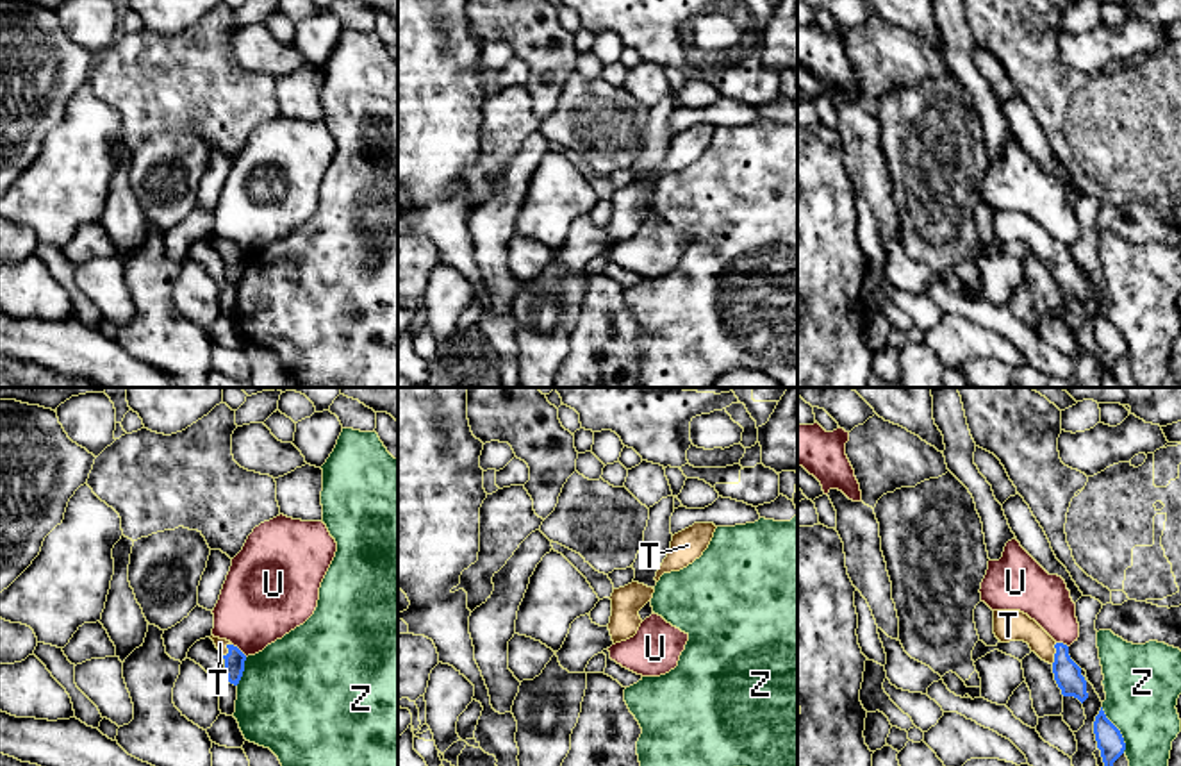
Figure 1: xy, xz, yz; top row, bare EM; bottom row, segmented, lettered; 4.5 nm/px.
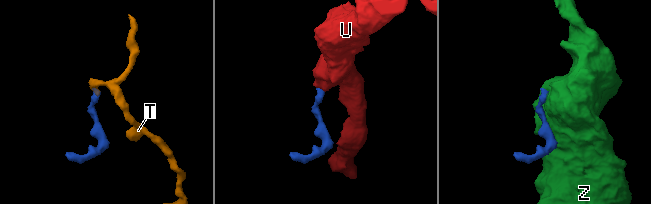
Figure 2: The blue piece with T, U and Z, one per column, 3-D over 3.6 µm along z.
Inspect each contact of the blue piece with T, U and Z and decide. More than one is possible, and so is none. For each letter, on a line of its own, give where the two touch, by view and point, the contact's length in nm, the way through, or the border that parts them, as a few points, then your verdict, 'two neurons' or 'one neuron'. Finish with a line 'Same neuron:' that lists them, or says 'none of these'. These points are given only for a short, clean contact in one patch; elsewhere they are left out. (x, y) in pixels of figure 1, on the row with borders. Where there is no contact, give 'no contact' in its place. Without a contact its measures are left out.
T: meets blue in yz at (1055, 654); contact 100 nm long; runs through yz (1067, 674), (1055, 654), (1026, 629), (1008, 625); one neuron
U: meets blue in xy at (238, 649); contact 90 nm long; border along xy (232, 643), (247, 656); two neurons
Z: meets blue in yz at (1119, 731); contact 240 nm long; two neurons
Same neuron: T

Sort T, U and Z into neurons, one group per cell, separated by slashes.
T / U / Z

